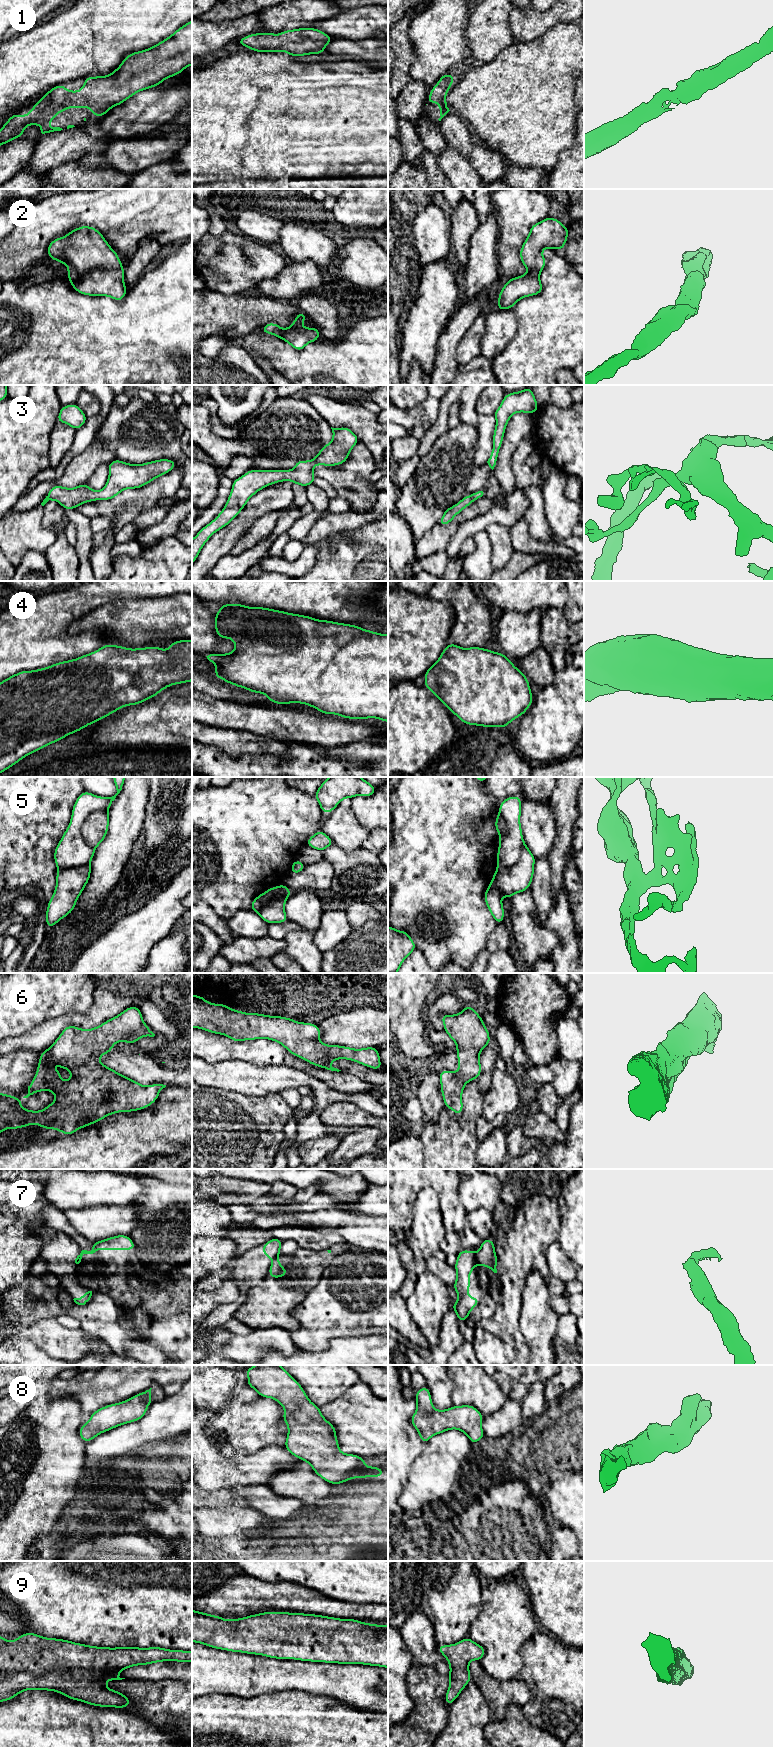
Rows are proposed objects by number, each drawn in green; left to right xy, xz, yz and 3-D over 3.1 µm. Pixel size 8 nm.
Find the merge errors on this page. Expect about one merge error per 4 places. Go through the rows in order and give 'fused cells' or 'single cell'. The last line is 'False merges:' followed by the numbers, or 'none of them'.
1: single cell
2: single cell
3: single cell
4: single cell
5: single cell
6: single cell
7: fused cells
8: single cell
9: single cell
False merges: 7

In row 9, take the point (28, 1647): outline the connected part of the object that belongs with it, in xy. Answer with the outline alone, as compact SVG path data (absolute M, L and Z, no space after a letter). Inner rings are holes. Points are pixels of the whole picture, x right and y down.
M24 1633L14 1641L6 1641L0 1635L0 1702L11 1700L25 1690L47 1690L89 1705L126 1708L131 1700L117 1690L108 1689L104 1683L125 1679L119 1677L120 1670L163 1661L192 1662L192 1651L162 1647L97 1647L45 1638L36 1633Z

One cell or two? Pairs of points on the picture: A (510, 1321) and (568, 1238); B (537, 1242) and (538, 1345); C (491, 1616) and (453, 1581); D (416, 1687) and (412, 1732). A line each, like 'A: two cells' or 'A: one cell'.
A: two cells
B: two cells
C: two cells
D: one cell

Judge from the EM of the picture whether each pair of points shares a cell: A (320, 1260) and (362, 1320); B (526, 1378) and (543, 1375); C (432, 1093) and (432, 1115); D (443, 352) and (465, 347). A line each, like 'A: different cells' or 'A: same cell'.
A: different cells
B: same cell
C: same cell
D: different cells

